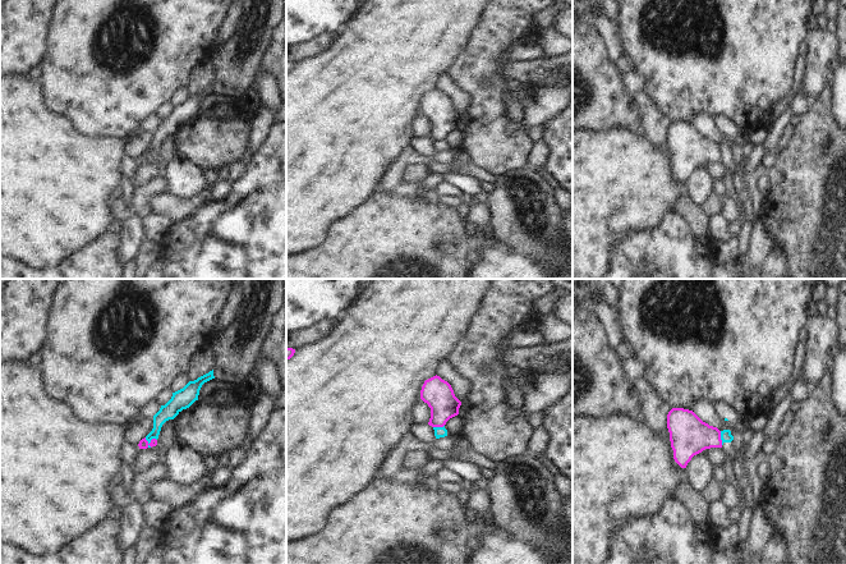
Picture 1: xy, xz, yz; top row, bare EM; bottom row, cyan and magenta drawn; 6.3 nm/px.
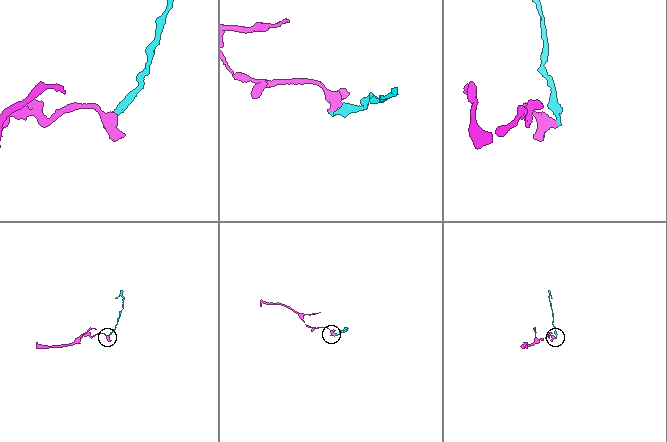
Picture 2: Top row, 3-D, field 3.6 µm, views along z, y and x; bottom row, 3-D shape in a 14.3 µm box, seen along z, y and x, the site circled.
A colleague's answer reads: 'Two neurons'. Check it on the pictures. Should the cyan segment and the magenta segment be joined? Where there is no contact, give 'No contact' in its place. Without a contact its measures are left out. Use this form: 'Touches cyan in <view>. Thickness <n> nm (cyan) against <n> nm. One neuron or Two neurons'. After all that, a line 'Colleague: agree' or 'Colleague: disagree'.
Touches cyan in xy. Thickness 100 nm (cyan) against 60 nm. Two neurons
Colleague: agree

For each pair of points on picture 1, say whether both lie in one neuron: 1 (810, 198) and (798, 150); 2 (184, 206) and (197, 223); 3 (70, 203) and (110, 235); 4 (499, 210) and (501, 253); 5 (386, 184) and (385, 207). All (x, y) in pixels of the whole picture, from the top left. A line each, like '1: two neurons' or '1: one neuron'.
1: one neuron
2: two neurons
3: two neurons
4: two neurons
5: two neurons

